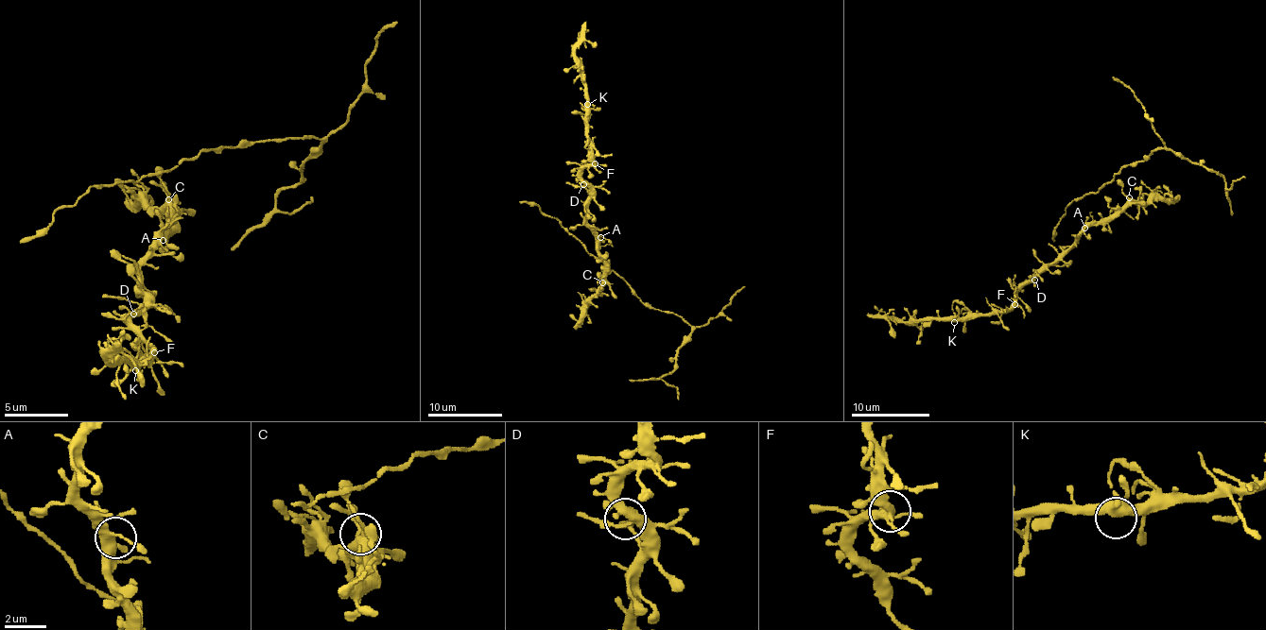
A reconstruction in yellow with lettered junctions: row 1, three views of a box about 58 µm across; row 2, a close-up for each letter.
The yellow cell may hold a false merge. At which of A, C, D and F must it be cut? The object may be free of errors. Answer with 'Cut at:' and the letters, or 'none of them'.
Cut at: none of them

